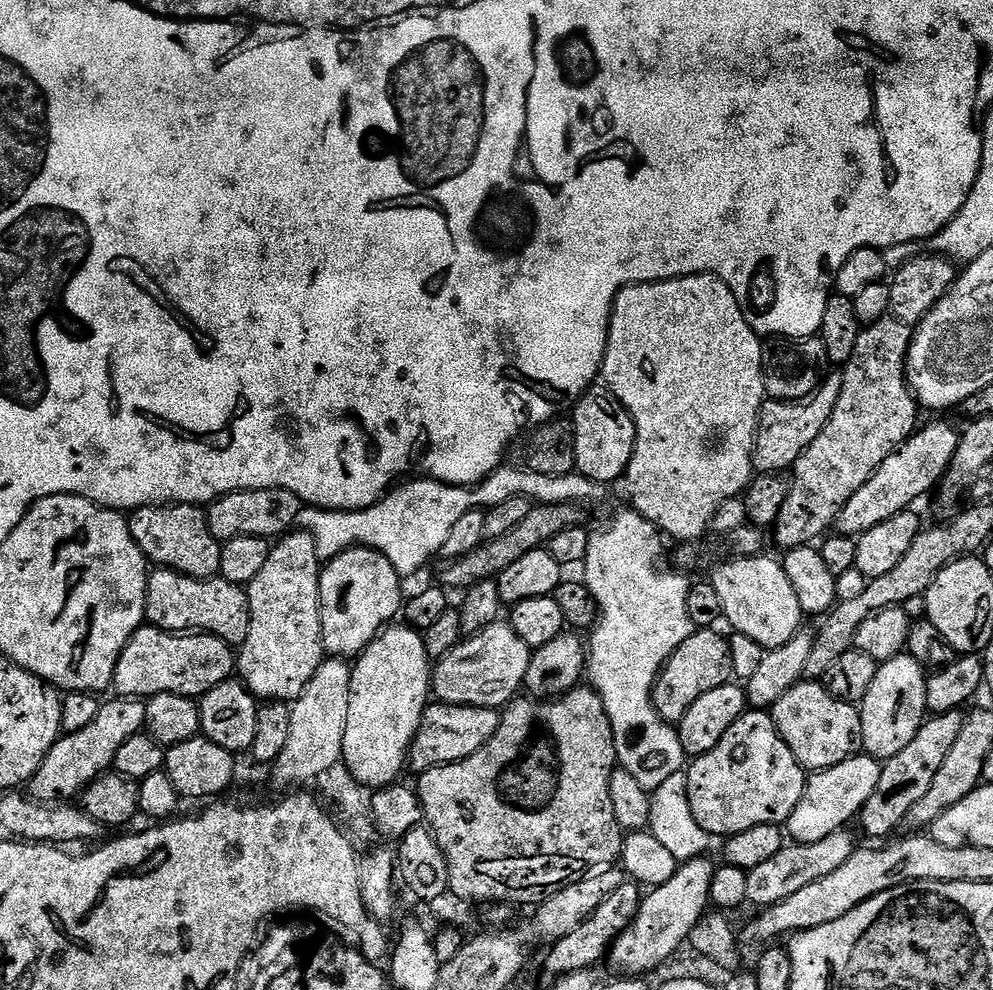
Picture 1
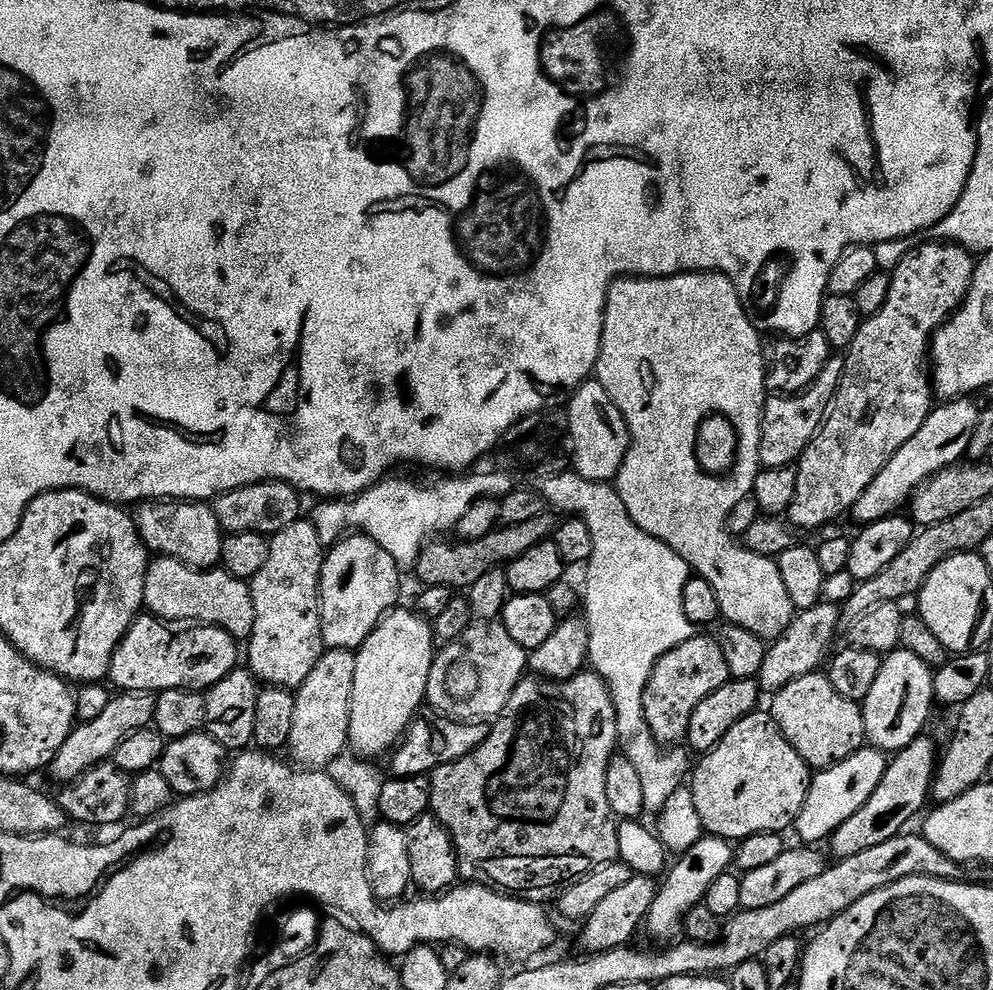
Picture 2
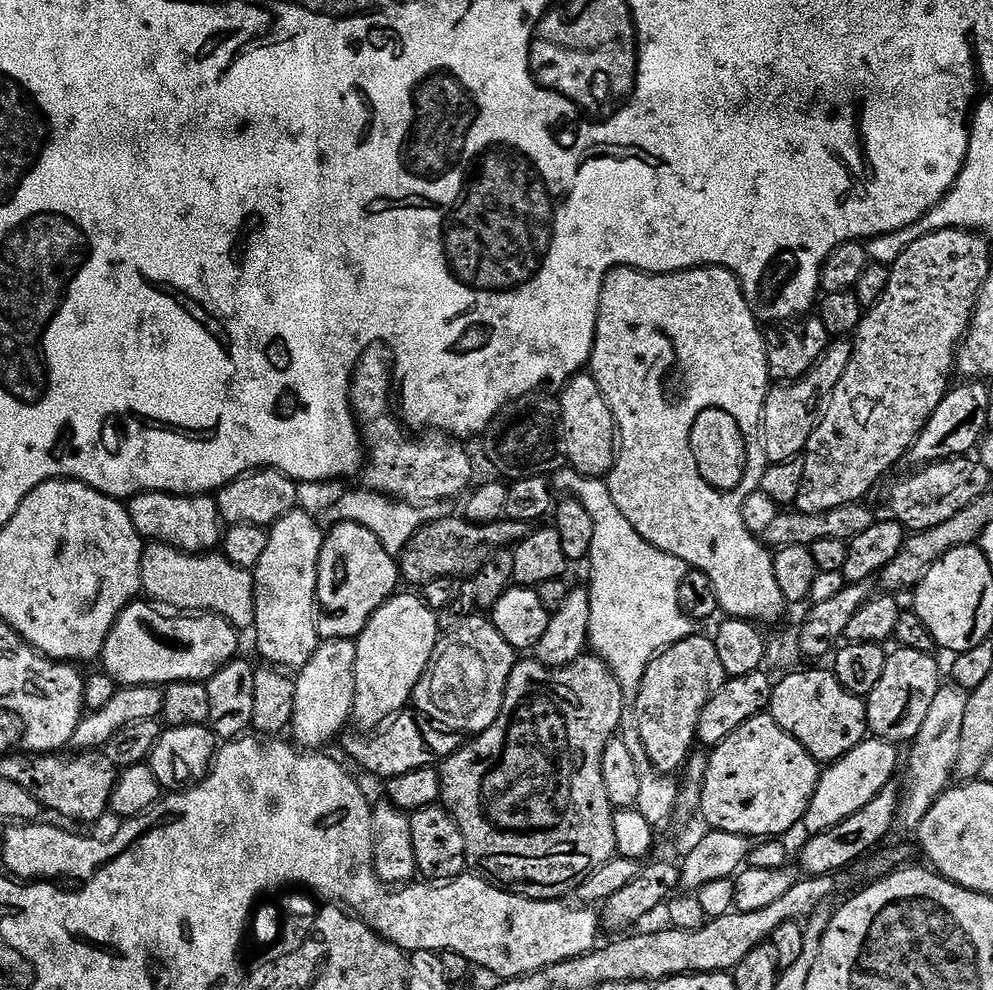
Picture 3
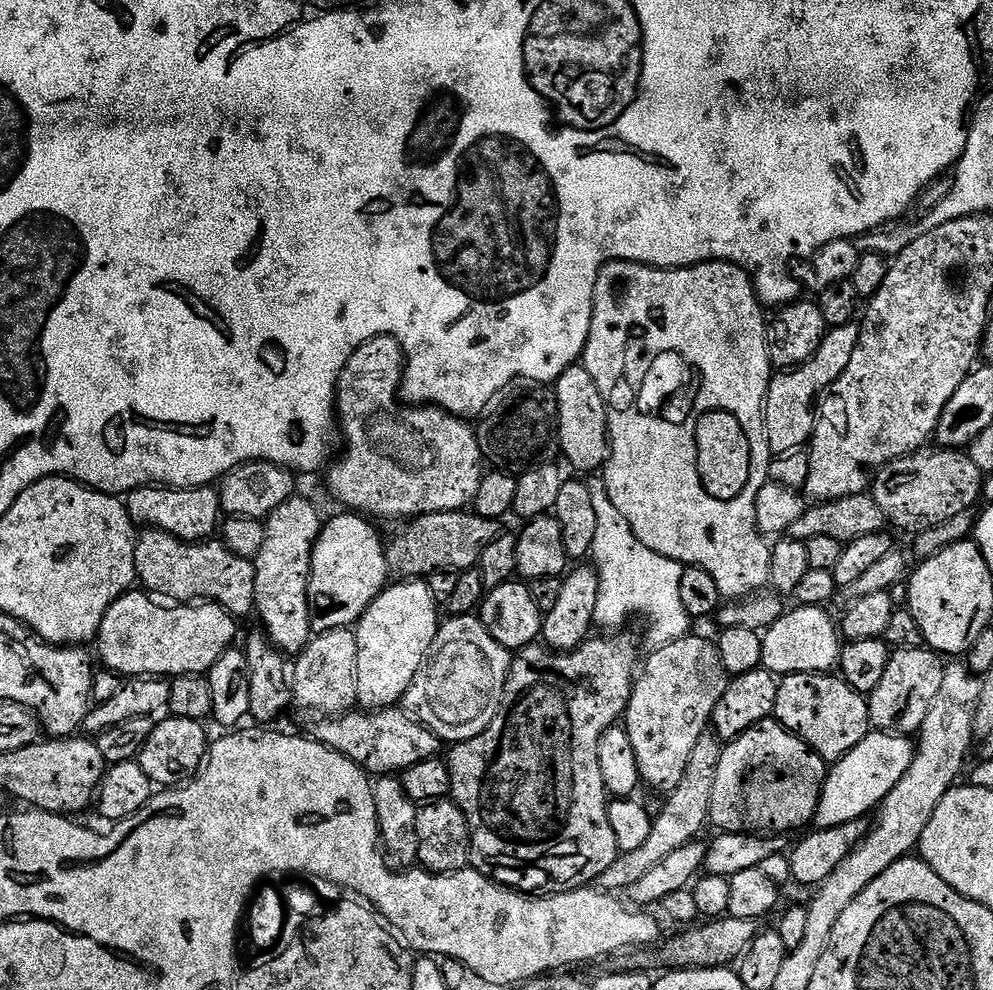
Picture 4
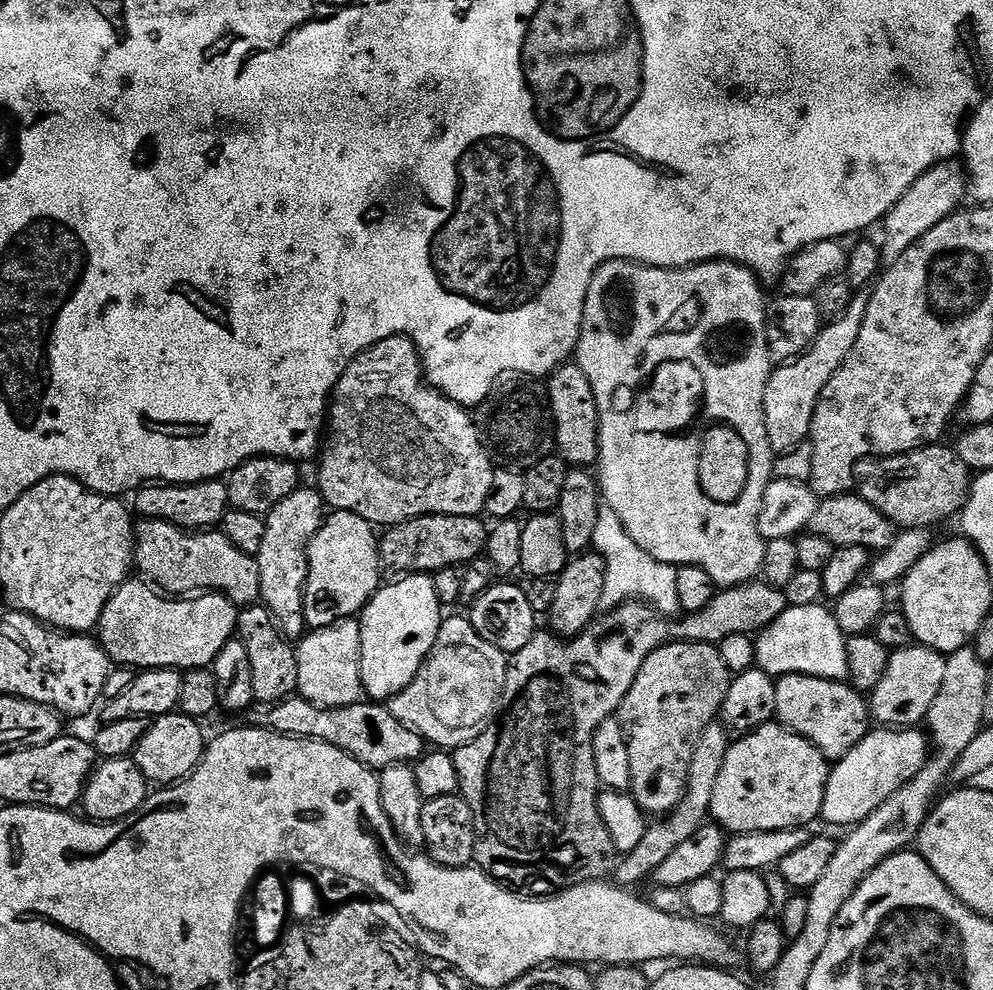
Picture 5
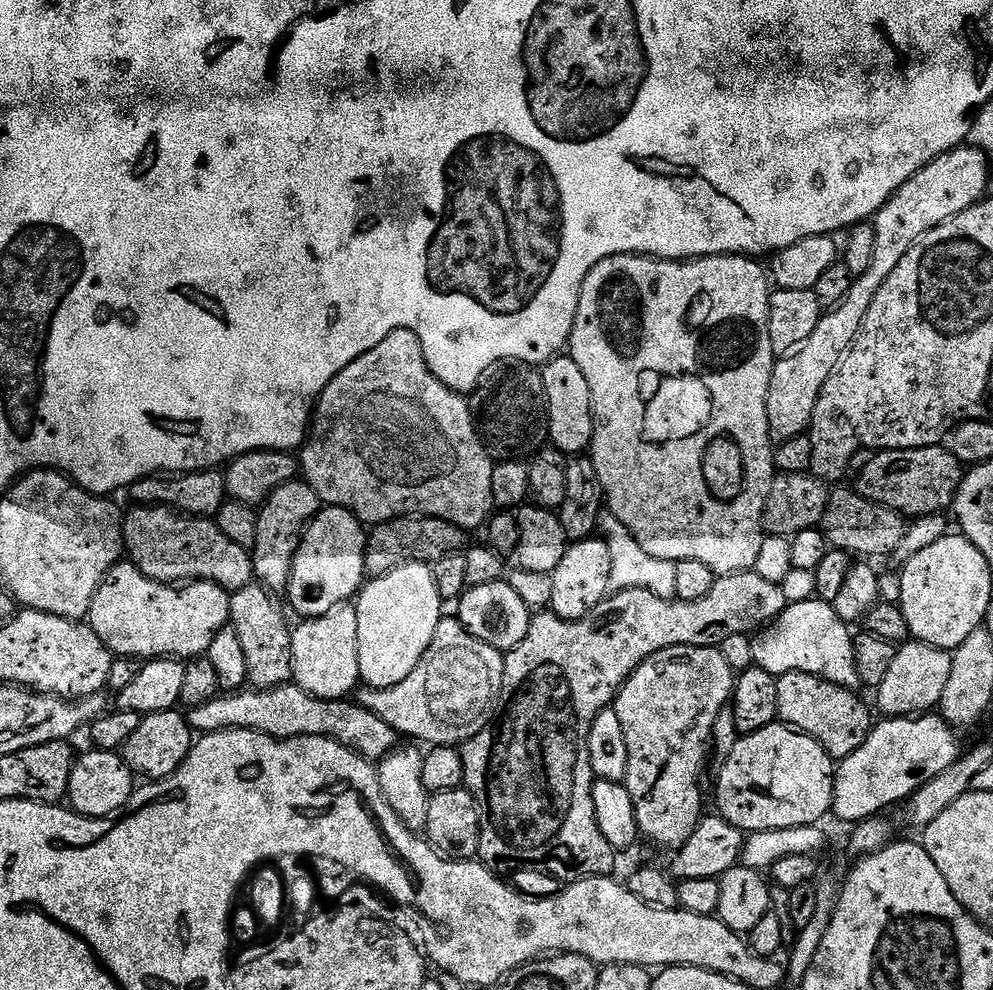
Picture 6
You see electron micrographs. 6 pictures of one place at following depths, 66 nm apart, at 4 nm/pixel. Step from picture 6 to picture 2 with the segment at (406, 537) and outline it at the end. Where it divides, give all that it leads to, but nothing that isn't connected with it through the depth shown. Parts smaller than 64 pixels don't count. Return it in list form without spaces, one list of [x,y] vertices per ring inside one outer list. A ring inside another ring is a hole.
[[[545,514],[538,518],[530,518],[530,522],[518,522],[517,524],[505,524],[497,526],[490,534],[486,534],[477,540],[460,540],[457,542],[452,538],[436,538],[424,545],[420,550],[420,557],[416,560],[414,575],[421,581],[423,587],[442,586],[453,590],[467,590],[470,586],[474,586],[474,582],[478,582],[478,578],[482,578],[482,574],[490,574],[490,570],[507,566],[512,561],[522,558],[522,554],[526,554],[526,550],[530,550],[534,546],[545,543],[555,533],[558,523],[557,517],[552,514]]]

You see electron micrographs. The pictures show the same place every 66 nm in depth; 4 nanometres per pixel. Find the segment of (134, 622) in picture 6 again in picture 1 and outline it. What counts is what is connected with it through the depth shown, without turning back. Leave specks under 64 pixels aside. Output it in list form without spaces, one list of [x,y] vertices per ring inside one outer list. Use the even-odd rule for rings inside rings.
[[[141,626],[130,638],[118,658],[116,673],[112,679],[115,691],[124,698],[151,698],[158,694],[178,694],[199,698],[205,696],[214,686],[229,679],[237,671],[238,660],[233,645],[216,636],[207,634],[177,634],[166,632],[155,626]]]

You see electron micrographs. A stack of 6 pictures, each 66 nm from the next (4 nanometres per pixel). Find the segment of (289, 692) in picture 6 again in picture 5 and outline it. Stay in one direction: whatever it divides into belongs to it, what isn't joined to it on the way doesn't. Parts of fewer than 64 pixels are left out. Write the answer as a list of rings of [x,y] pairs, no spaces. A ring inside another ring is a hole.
[[[293,694],[281,704],[271,705],[267,712],[266,724],[272,731],[280,732],[284,736],[299,736],[301,740],[321,740],[330,746],[338,746],[338,750],[350,754],[355,760],[373,770],[383,770],[395,764],[412,764],[426,751],[426,742],[422,737],[402,722],[398,722],[391,710],[380,702],[361,702],[341,708],[320,708],[317,704],[303,700],[299,694]]]

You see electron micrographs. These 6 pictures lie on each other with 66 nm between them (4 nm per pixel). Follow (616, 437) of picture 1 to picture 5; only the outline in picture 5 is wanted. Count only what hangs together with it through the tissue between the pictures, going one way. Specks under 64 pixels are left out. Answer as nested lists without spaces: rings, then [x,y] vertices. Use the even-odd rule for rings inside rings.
[[[569,362],[560,365],[551,373],[546,387],[556,423],[556,446],[559,455],[572,466],[595,465],[600,458],[600,415],[594,390],[590,386],[590,378],[582,374],[582,370],[576,363]]]

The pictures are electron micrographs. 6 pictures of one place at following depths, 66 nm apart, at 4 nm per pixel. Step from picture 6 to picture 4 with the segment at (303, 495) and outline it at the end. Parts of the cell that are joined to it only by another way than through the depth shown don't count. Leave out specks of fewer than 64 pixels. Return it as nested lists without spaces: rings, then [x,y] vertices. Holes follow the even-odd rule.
[[[303,494],[291,496],[265,523],[266,542],[254,561],[256,612],[269,640],[282,652],[299,654],[314,635],[312,607],[308,604],[308,583],[312,573],[312,551],[320,537],[320,512]]]

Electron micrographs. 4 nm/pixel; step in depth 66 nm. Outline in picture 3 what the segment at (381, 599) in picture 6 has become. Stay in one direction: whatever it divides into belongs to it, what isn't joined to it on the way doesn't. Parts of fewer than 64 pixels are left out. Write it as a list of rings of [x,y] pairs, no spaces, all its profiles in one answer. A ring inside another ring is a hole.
[[[397,594],[387,600],[370,618],[367,626],[355,637],[356,642],[356,685],[352,720],[360,723],[364,730],[376,730],[388,723],[393,716],[405,711],[416,695],[416,687],[434,654],[434,646],[442,635],[437,613],[426,607],[419,595]]]

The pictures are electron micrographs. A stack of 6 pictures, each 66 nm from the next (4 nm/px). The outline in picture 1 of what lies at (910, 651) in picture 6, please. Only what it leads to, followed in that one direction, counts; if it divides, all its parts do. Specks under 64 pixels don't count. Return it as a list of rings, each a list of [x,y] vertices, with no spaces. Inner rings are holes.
[[[907,654],[883,661],[877,667],[874,682],[870,682],[866,698],[858,705],[862,718],[863,751],[867,755],[881,762],[894,758],[894,754],[901,752],[914,738],[914,734],[918,734],[929,715],[926,702],[927,685],[926,669]]]

